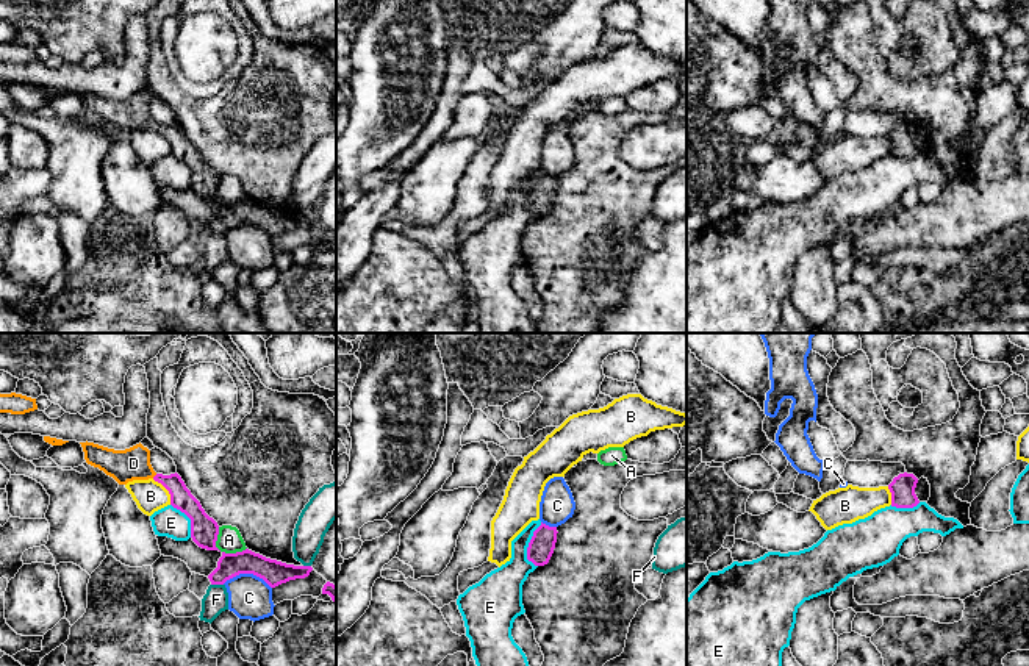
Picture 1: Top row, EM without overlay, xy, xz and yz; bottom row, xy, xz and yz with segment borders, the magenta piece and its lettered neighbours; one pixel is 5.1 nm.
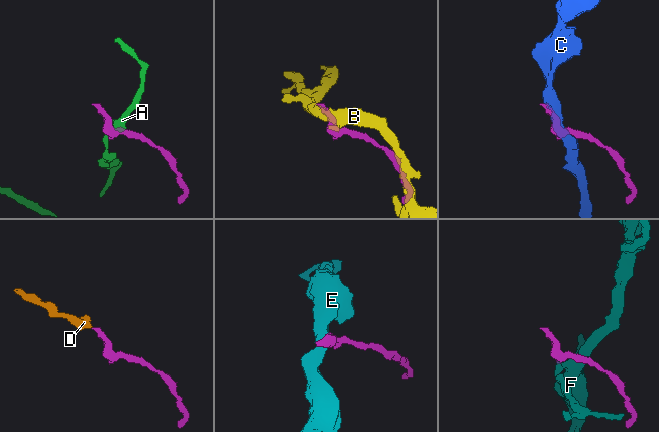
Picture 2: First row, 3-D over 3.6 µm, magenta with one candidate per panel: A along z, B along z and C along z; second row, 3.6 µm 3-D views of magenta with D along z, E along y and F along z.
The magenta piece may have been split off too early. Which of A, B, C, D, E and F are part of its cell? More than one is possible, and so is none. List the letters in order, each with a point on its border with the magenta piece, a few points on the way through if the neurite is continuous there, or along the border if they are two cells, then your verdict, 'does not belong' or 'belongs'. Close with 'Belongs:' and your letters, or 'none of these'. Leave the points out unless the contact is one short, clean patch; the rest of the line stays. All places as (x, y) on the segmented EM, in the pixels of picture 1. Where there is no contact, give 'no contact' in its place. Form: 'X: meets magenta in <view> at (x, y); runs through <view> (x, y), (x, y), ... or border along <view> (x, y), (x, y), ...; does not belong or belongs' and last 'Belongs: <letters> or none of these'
A: meets magenta in xy at (222, 552); does not belong
B: meets magenta in xy at (166, 488); border along xy (152, 479), (168, 491), (171, 504); does not belong
C: meets magenta in xy at (247, 572); does not belong
D: meets magenta in xy at (155, 476); runs through xy (182, 499), (163, 479), (155, 476), (133, 463); belongs
E: meets magenta in xz at (529, 544); border along xz (541, 522), (527, 547), (527, 558), (535, 566); does not belong
F: meets magenta in xy at (218, 583); does not belong
Belongs: D

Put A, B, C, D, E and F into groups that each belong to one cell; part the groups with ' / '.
A / B / C / D / E / F

